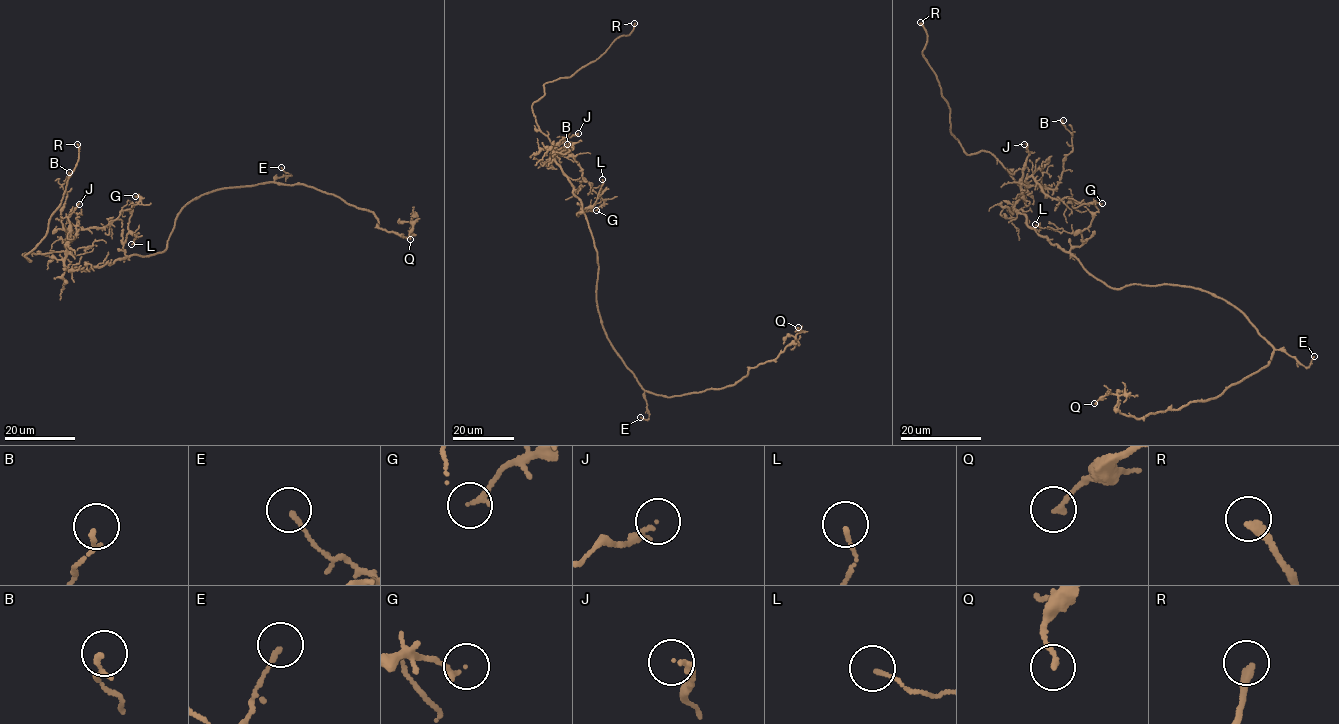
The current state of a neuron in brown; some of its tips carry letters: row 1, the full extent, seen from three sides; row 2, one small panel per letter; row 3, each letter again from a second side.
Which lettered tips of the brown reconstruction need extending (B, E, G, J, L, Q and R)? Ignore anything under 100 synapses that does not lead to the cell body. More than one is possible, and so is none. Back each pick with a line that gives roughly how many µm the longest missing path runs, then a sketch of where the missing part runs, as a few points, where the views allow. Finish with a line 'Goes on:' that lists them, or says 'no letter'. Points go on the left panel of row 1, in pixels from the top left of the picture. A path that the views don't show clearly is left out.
R: missing 8 µm; course (77, 144), (78, 128)
Goes on: R

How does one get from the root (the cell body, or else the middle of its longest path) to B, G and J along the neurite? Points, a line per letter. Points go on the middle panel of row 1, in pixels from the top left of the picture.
B: (597, 262), (582, 202), (555, 160), (550, 149), (555, 145), (551, 167), (545, 164), (567, 144)
G: (597, 262), (582, 202), (550, 149), (555, 145), (564, 147), (602, 199), (596, 210)
J: (597, 262), (582, 202), (550, 149), (557, 142), (562, 143), (564, 137), (578, 133)

